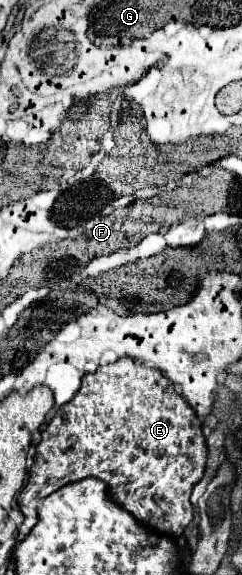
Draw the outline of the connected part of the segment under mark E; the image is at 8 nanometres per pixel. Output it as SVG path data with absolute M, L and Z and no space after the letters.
M123 356L119 358L117 362L113 364L107 364L107 366L99 366L97 372L93 374L85 374L83 376L83 382L81 382L81 388L79 392L73 396L71 402L67 402L65 406L61 406L57 410L57 414L51 418L51 422L47 424L47 428L43 430L43 440L37 444L37 454L33 458L33 466L31 466L31 472L29 472L29 482L25 484L23 492L19 494L17 502L19 502L19 508L21 512L25 514L25 522L19 530L19 538L25 538L25 532L29 532L35 524L37 524L37 502L49 494L53 494L55 490L59 490L61 486L65 486L67 482L77 482L81 478L87 478L87 476L97 476L101 478L107 486L109 486L109 492L113 494L113 500L115 502L121 502L121 506L125 506L135 518L141 518L141 522L145 522L147 526L153 526L153 530L161 530L163 534L173 534L175 538L183 536L183 530L189 526L189 522L193 520L193 510L191 510L191 502L189 502L189 496L193 492L193 486L203 478L205 474L205 464L207 464L207 444L205 444L205 436L201 432L201 422L195 414L195 410L185 402L183 396L179 396L175 390L173 390L173 382L169 382L169 378L165 378L161 374L161 370L157 368L147 368L145 364L137 364L131 356Z

